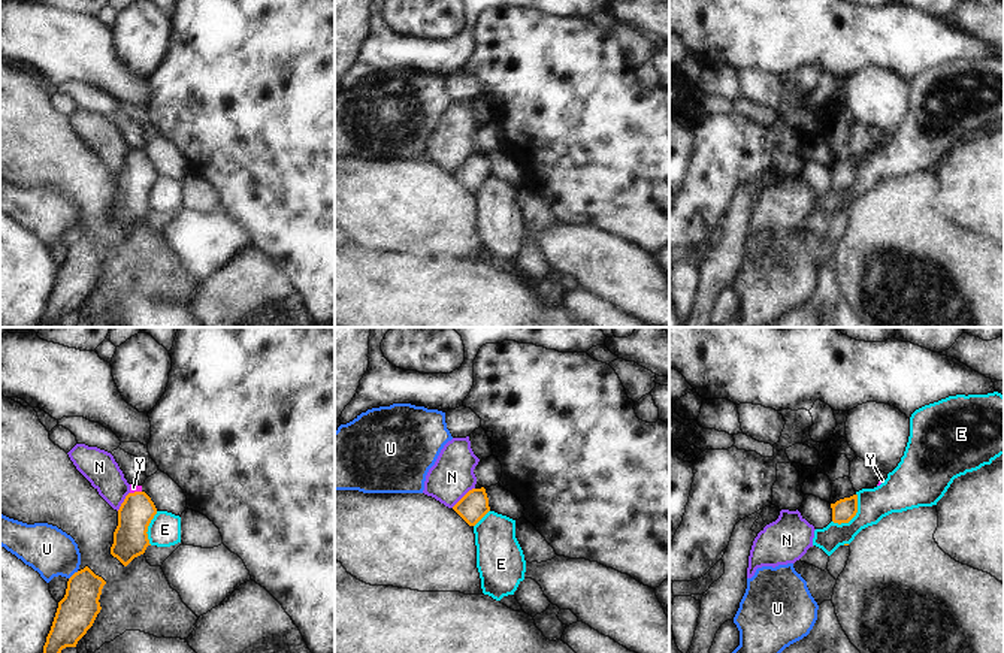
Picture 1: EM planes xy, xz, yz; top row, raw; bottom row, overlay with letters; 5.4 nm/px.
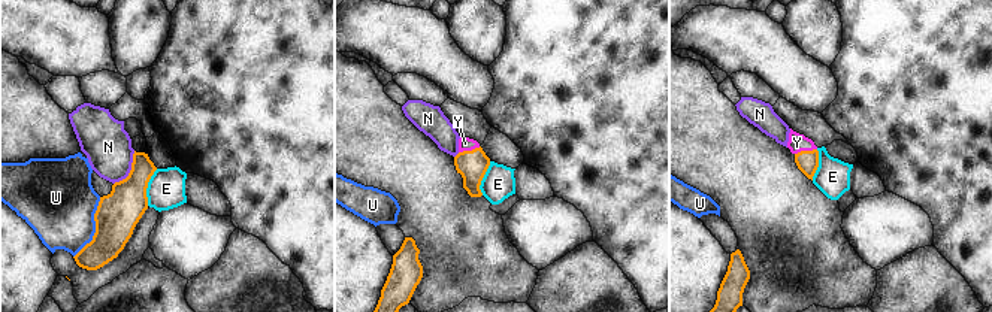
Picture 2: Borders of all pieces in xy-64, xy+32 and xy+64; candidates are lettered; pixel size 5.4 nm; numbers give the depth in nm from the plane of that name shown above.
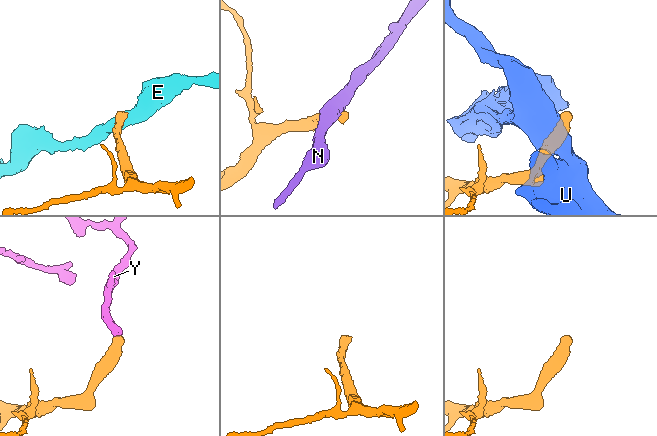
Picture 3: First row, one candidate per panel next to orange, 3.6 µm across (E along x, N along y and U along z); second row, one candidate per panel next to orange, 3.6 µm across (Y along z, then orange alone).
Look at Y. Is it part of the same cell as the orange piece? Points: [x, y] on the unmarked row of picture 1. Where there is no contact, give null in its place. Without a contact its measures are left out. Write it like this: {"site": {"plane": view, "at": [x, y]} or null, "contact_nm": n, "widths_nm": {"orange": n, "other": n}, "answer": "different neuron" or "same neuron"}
{"site": {"plane": "xy", "at": [135, 157]}, "contact_nm": 70, "widths_nm": {"orange": 190, "other": 50}, "answer": "same neuron"}

